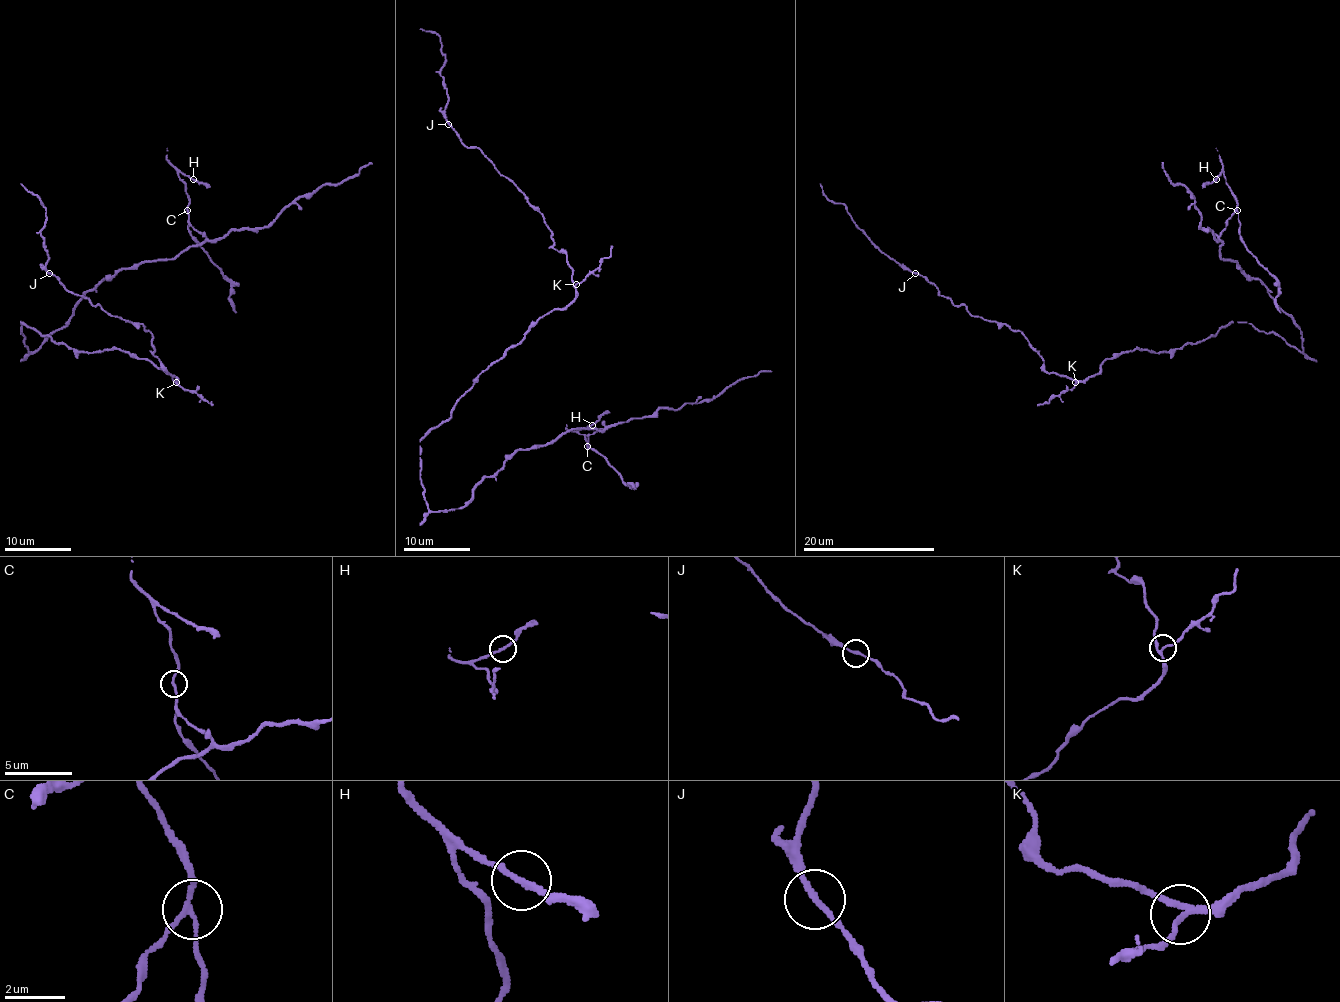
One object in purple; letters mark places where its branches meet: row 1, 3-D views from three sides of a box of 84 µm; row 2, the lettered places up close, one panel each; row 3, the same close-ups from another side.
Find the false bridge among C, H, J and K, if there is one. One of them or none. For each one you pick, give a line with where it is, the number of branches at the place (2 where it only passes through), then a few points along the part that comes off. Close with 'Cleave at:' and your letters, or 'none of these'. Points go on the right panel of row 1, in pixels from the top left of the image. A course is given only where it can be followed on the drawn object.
C: place (1237, 210); branches 3; course (1238, 210), (1239, 235), (1244, 247), (1276, 278), (1276, 306), (1281, 313)
Cleave at: C

